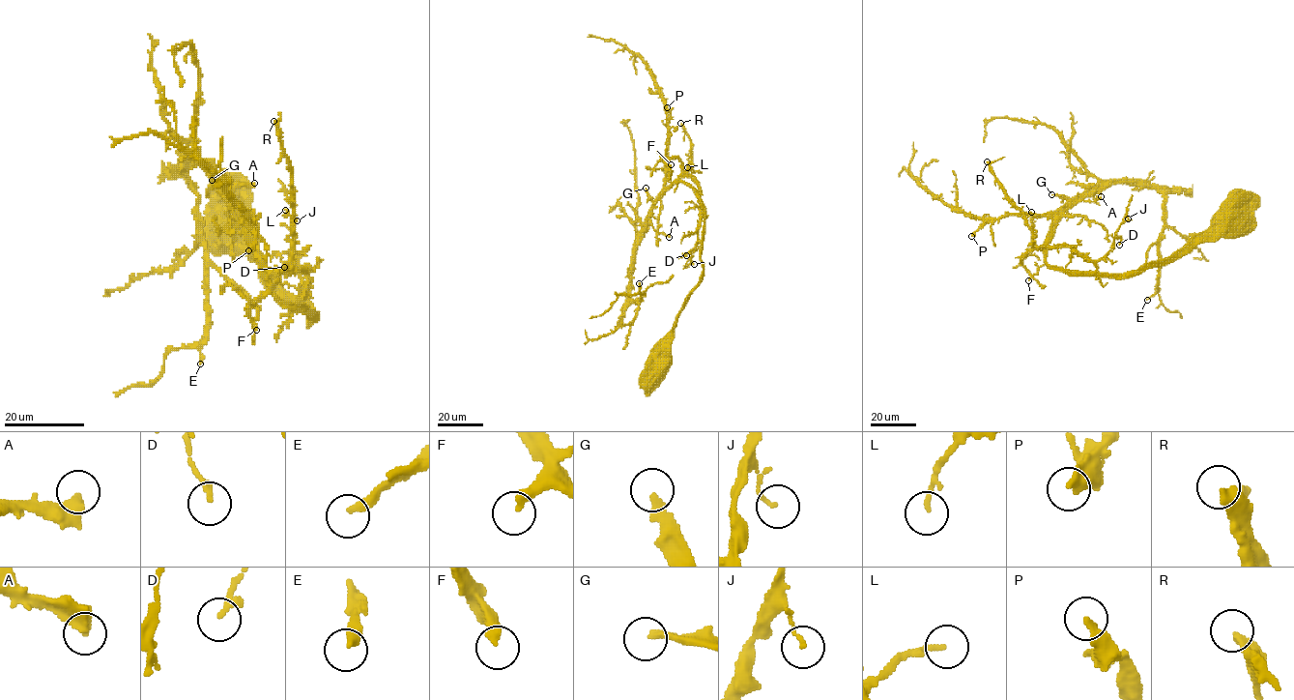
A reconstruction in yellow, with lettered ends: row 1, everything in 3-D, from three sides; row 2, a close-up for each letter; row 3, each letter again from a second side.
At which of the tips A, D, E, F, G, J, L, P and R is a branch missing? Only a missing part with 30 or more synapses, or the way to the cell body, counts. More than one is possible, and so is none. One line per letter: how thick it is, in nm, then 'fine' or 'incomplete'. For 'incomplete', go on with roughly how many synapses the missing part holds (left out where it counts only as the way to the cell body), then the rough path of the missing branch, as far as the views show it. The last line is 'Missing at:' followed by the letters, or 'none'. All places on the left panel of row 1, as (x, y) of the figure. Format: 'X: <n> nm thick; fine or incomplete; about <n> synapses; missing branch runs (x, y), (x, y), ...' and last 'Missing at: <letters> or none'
A: 480 nm thick; fine
D: 200 nm thick; fine
E: 320 nm thick; fine
F: 360 nm thick; fine
G: 280 nm thick; fine
J: 120 nm thick; fine
L: 110 nm thick; fine
P: 400 nm thick; incomplete; about 40 synapses; missing branch runs (248, 250), (229, 278), (215, 282), (209, 289), (204, 281)
R: 400 nm thick; incomplete; about 40 synapses; missing branch runs (273, 121), (259, 95), (241, 80), (231, 77), (213, 66), (200, 51)
Missing at: P, R

